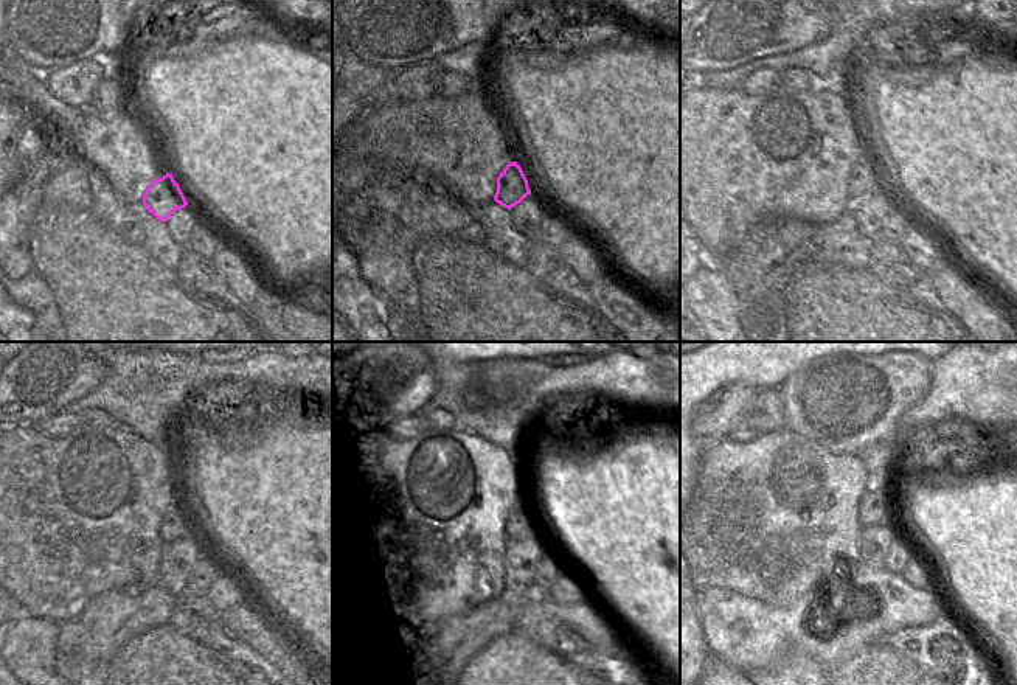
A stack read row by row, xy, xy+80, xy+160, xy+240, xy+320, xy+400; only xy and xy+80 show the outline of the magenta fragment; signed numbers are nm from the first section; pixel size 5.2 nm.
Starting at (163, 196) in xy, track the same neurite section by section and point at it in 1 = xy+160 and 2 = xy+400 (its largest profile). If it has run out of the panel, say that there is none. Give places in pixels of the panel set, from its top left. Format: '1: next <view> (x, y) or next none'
1: next xy+160 (862, 179)
2: next xy+400 (876, 508)

